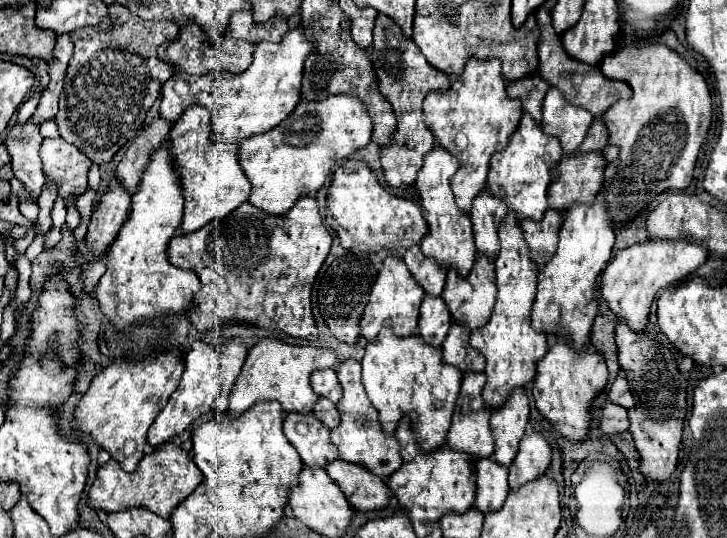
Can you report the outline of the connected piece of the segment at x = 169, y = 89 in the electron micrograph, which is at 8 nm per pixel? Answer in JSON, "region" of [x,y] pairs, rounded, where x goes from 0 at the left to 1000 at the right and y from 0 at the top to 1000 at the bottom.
{"region":[[[409,48],[406,56],[398,56],[384,82],[356,78],[348,97],[348,115],[334,138],[241,138],[227,152],[221,167],[219,216],[238,230],[260,197],[271,193],[287,201],[293,260],[304,268],[318,268],[351,249],[365,249],[376,234],[387,230],[411,193],[417,112],[431,93],[428,82],[431,78],[420,71],[414,48]]]}

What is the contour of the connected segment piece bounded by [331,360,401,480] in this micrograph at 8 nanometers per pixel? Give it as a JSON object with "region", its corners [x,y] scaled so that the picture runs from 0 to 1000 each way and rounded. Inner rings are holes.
{"region":[[[475,669],[466,677],[464,699],[466,699],[466,714],[472,721],[472,736],[464,747],[464,762],[469,770],[469,788],[455,799],[455,822],[466,836],[466,855],[477,855],[483,862],[513,874],[516,885],[530,892],[552,862],[549,822],[543,810],[532,810],[524,799],[524,788],[519,781],[519,762],[513,758],[510,743],[502,732],[499,714],[497,714],[497,677],[491,669]]]}

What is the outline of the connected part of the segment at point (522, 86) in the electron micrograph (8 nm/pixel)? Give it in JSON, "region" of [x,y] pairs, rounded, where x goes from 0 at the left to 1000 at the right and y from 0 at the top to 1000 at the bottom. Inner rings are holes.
{"region":[[[730,138],[719,149],[697,156],[697,178],[717,186],[719,208],[725,208],[739,230],[744,227],[744,197],[752,167],[755,167],[755,156],[747,152],[739,138]]]}

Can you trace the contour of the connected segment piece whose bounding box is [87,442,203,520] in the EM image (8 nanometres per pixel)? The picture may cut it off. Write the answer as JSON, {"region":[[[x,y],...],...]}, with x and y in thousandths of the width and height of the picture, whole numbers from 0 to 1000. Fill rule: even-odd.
{"region":[[[230,822],[216,836],[210,836],[210,844],[202,844],[191,859],[183,881],[169,877],[158,859],[150,855],[142,870],[136,870],[133,888],[122,907],[120,941],[147,955],[169,952],[177,944],[199,944],[232,967],[235,952],[276,900],[276,892],[279,892],[279,881],[274,877],[268,859],[257,851],[257,840],[241,829],[238,822]]]}

